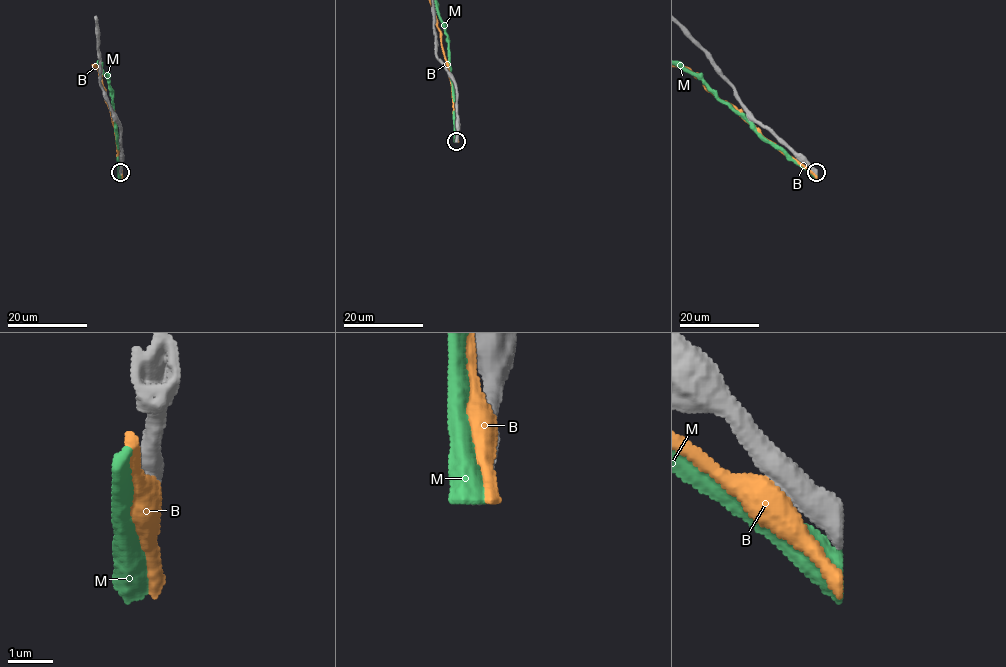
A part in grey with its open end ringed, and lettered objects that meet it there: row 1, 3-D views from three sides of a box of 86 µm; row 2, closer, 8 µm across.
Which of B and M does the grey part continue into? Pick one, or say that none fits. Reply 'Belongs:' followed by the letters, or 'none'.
Belongs: none

